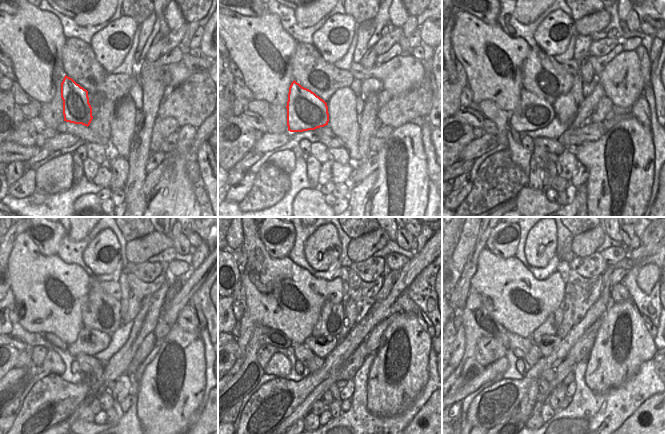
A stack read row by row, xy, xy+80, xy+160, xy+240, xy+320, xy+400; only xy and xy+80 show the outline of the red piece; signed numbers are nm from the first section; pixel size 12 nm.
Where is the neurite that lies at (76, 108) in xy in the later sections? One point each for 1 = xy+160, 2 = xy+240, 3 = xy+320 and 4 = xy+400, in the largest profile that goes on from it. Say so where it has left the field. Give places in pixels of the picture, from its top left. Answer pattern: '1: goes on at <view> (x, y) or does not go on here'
1: goes on at xy+160 (533, 112)
2: goes on at xy+240 (91, 342)
3: goes on at xy+320 (321, 346)
4: goes on at xy+400 (550, 343)

